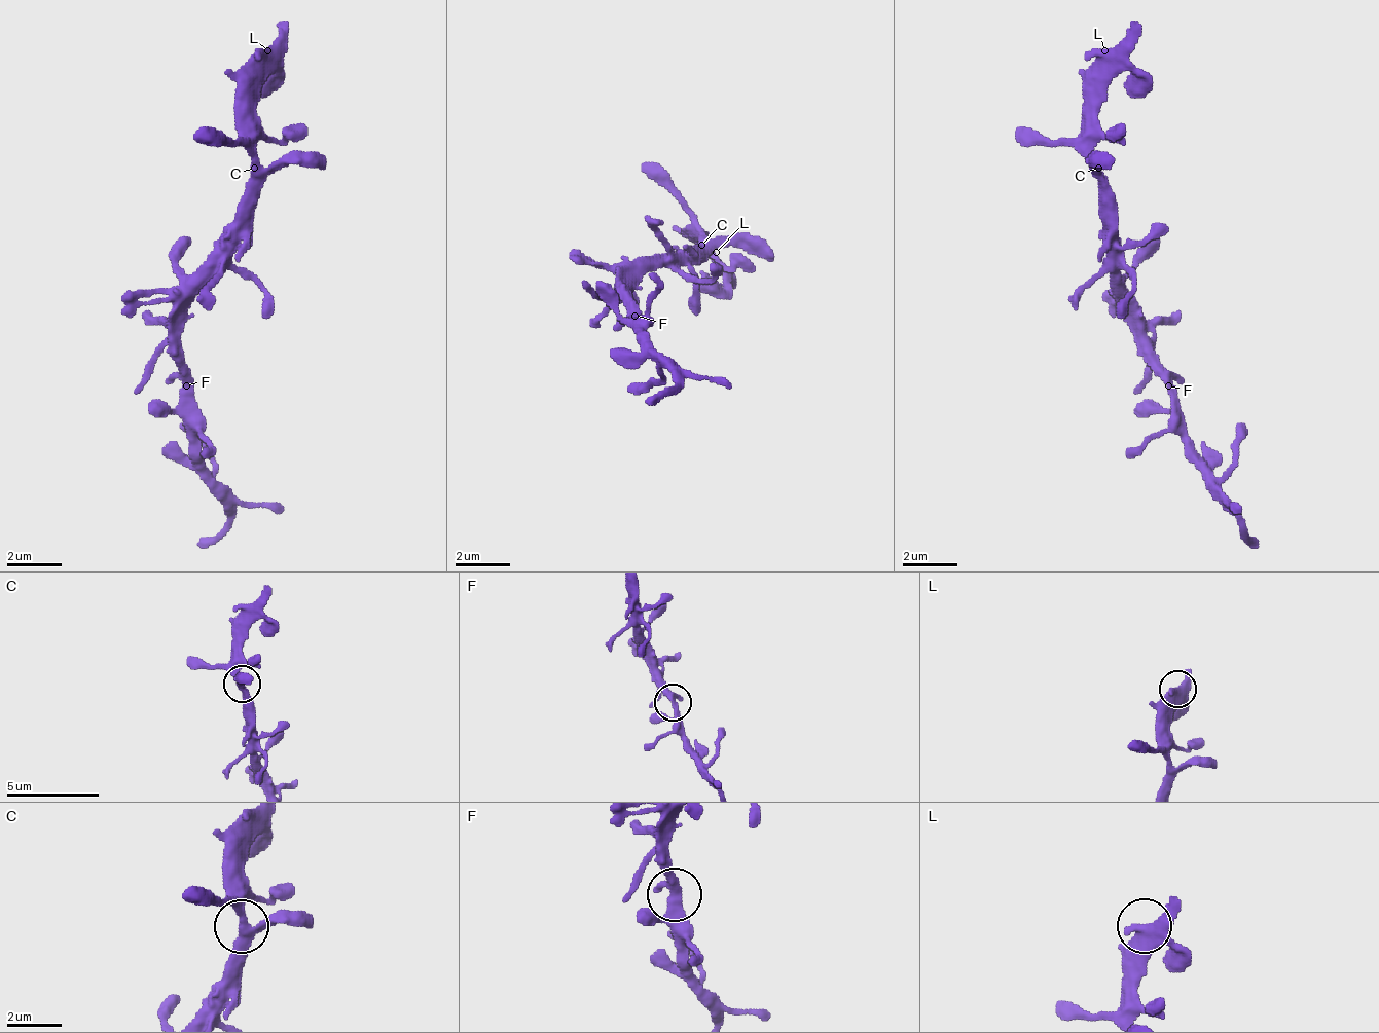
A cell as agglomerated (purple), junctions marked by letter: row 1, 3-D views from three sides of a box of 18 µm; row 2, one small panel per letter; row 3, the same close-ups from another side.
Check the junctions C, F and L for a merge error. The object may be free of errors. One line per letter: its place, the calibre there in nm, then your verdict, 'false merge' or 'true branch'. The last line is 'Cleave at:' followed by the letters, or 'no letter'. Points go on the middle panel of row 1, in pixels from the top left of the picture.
C: (701, 245) | 320 nm | true branch
F: (634, 316) | 320 nm | true branch
L: (716, 252) | 340 nm | true branch
Cleave at: no letter

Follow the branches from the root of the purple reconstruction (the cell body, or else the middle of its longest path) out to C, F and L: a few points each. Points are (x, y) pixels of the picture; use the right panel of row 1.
C: (1132, 298), (1119, 270), (1119, 243), (1104, 216), (1104, 181), (1098, 168)
F: (1132, 298), (1132, 305), (1139, 311), (1139, 332), (1146, 339), (1146, 367), (1166, 388)
L: (1132, 298), (1119, 270), (1119, 243), (1104, 216), (1104, 181), (1098, 174), (1098, 58), (1104, 50)

